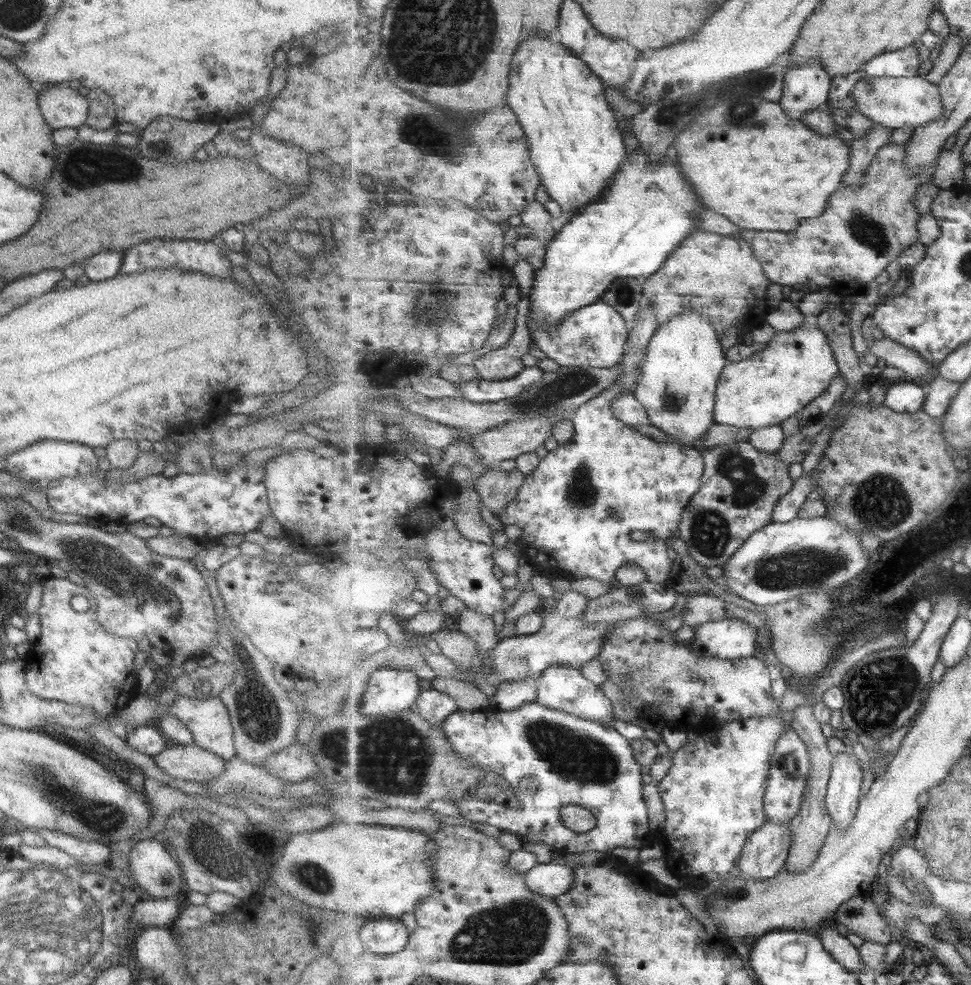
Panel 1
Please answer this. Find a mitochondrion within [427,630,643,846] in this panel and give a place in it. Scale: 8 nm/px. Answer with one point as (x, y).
(573, 755)

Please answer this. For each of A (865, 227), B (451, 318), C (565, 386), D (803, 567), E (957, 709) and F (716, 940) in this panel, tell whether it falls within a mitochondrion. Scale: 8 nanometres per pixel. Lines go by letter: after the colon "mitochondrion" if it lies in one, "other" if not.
A: mitochondrion
B: mitochondrion
C: mitochondrion
D: mitochondrion
E: other
F: other

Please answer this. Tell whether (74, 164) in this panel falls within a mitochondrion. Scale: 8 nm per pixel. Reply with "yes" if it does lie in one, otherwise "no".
yes

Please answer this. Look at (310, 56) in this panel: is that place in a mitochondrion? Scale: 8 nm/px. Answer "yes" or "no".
no

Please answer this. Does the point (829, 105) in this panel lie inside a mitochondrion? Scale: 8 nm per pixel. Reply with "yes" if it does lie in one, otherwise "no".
no

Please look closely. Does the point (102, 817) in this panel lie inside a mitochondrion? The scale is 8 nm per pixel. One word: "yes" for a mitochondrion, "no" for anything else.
yes

